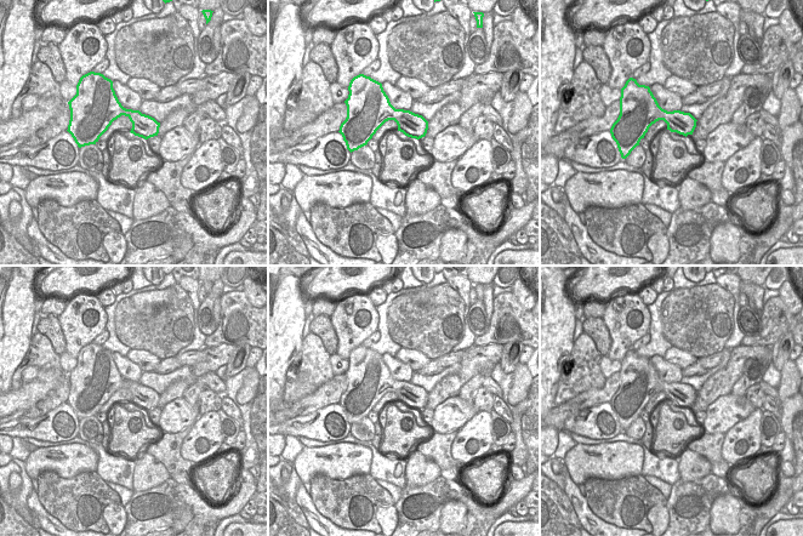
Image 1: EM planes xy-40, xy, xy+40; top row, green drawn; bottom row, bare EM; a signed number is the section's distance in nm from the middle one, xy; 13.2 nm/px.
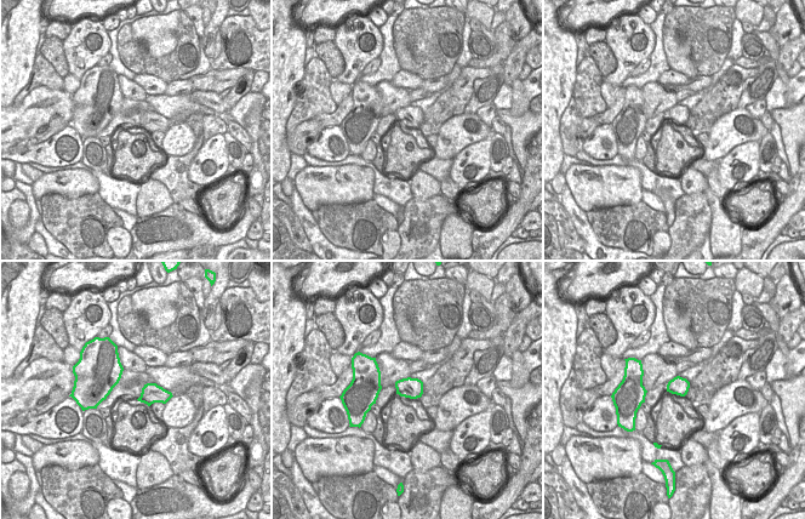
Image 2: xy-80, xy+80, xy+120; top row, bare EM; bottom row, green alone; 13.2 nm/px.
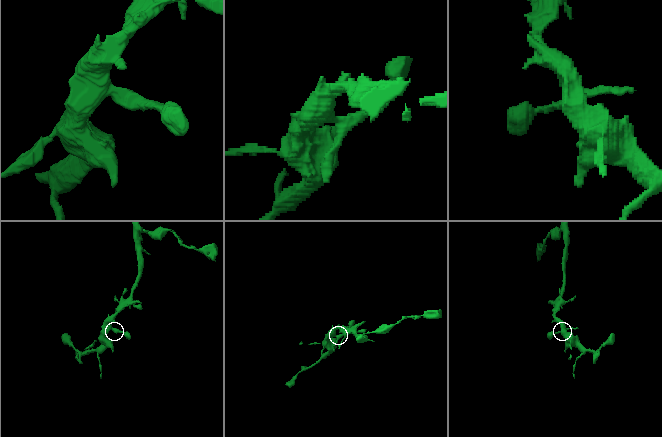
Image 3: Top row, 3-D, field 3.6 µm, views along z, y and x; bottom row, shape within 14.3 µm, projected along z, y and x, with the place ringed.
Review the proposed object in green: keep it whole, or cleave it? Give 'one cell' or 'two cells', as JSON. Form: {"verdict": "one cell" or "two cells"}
{"verdict": "two cells"}

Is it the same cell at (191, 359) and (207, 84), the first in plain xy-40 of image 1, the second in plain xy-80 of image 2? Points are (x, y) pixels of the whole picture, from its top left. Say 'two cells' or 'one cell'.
one cell

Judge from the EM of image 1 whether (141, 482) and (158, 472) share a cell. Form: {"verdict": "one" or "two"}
{"verdict": "one"}

